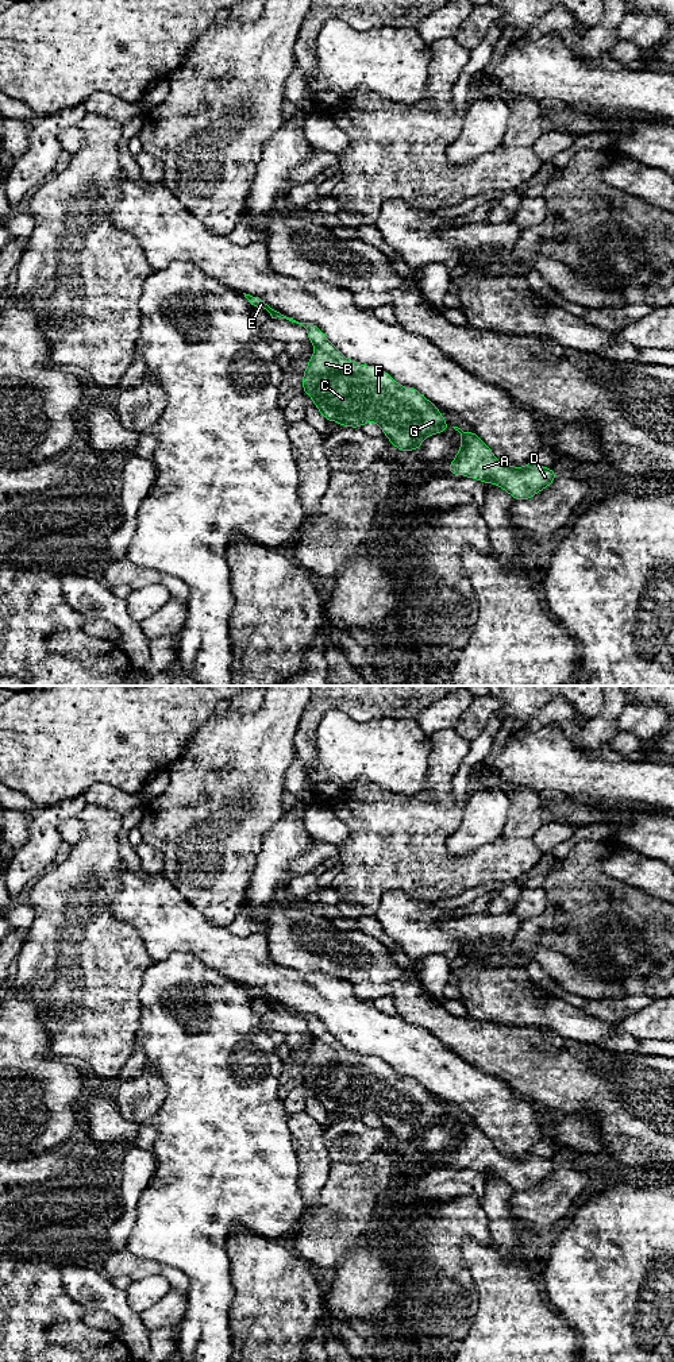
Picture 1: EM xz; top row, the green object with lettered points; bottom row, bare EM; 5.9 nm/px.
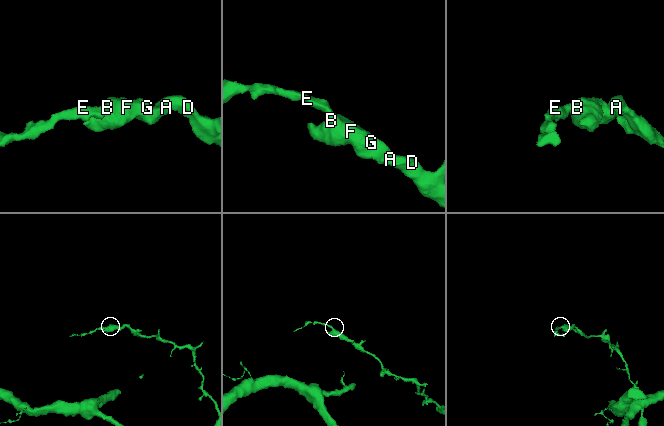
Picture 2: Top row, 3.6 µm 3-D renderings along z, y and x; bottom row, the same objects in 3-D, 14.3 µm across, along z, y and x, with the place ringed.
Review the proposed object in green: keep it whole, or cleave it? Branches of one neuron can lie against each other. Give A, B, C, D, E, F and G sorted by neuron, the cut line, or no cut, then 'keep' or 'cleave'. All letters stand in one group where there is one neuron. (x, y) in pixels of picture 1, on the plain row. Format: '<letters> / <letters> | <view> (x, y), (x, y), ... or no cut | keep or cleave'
A B C D E F G | no cut | keep

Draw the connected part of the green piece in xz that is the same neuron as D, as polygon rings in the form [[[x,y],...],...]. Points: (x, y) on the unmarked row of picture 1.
[[[458,1118],[452,1119],[461,1124],[462,1131],[461,1141],[448,1157],[451,1166],[463,1166],[485,1176],[497,1176],[513,1191],[520,1192],[531,1191],[556,1169],[552,1160],[534,1153],[523,1158],[502,1155],[475,1123],[463,1123]]]

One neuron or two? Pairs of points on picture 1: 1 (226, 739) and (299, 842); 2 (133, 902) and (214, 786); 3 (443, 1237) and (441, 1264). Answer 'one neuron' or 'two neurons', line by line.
1: two neurons
2: two neurons
3: one neuron

